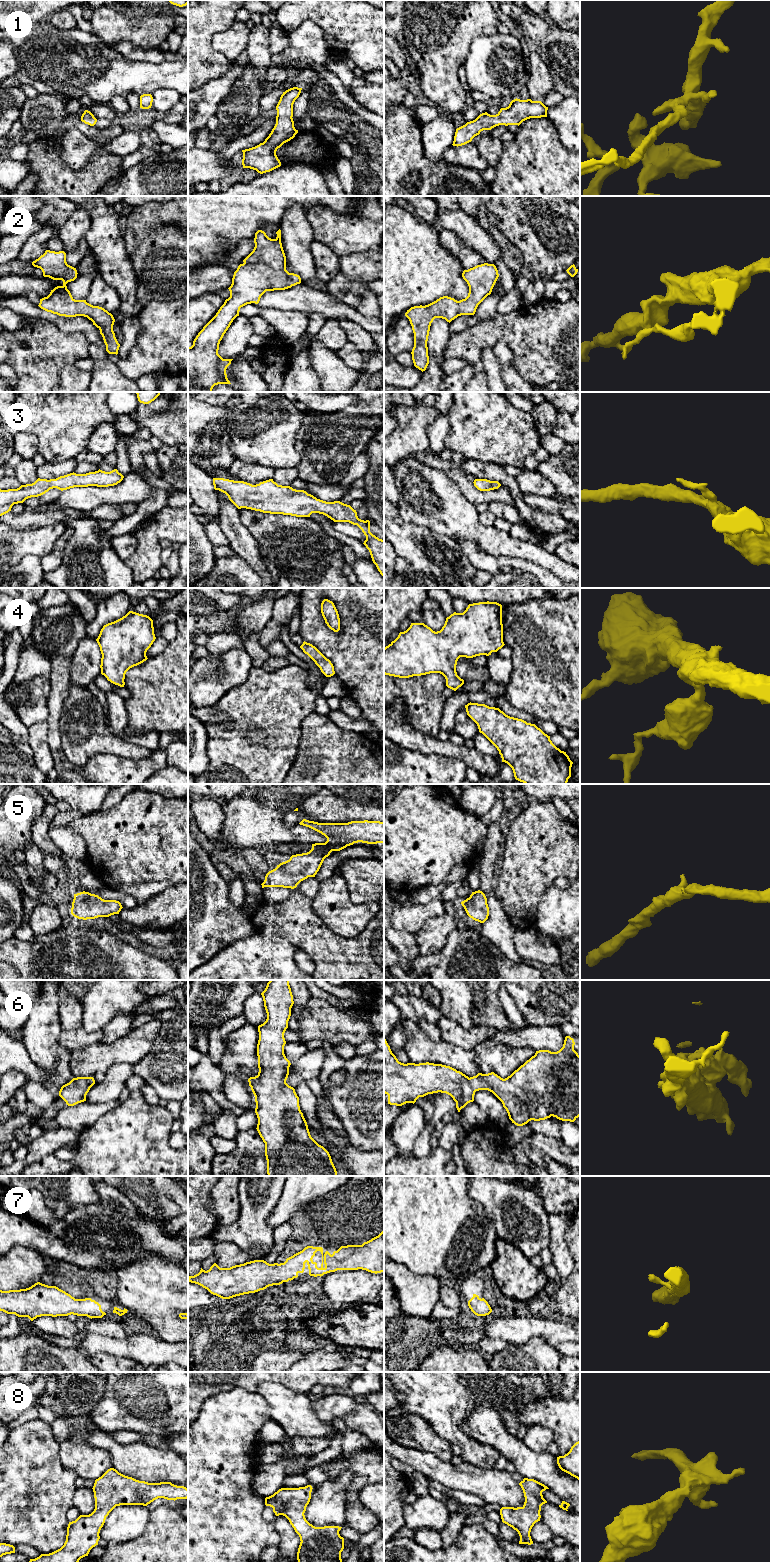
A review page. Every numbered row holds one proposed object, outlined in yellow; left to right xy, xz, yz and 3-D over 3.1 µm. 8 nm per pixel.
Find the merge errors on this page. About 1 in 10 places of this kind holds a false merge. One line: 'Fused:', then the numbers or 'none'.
Fused: none

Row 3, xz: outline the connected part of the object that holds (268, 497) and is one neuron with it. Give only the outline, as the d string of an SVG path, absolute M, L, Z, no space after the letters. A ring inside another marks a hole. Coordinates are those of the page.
M213 478L213 485L215 490L225 493L238 509L296 517L310 517L312 513L319 513L334 522L357 525L366 536L363 544L369 550L373 563L384 576L384 540L370 532L370 521L359 519L350 505L317 499L304 490L278 485L273 479L252 485L244 481Z

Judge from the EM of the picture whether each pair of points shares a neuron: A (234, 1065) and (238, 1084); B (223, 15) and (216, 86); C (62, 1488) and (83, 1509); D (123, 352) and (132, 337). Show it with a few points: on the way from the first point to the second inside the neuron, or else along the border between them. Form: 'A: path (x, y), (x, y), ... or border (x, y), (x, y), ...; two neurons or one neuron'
A: border (225, 1073), (247, 1079); two neurons
B: border (231, 61), (223, 75), (198, 89); two neurons
C: border (77, 1488), (73, 1498), (73, 1505); two neurons
D: path (125, 348), (128, 341); one neuron

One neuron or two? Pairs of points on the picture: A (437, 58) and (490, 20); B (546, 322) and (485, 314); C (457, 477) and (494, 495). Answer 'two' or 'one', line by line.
A: one
B: two
C: one

